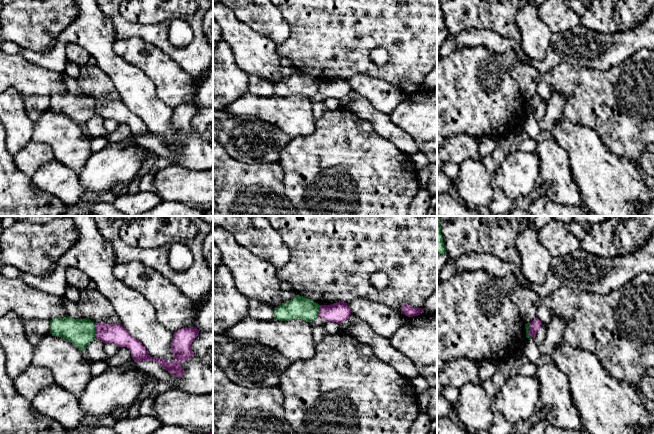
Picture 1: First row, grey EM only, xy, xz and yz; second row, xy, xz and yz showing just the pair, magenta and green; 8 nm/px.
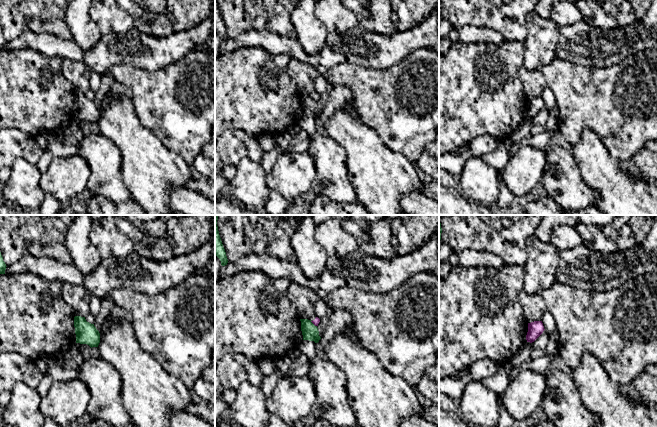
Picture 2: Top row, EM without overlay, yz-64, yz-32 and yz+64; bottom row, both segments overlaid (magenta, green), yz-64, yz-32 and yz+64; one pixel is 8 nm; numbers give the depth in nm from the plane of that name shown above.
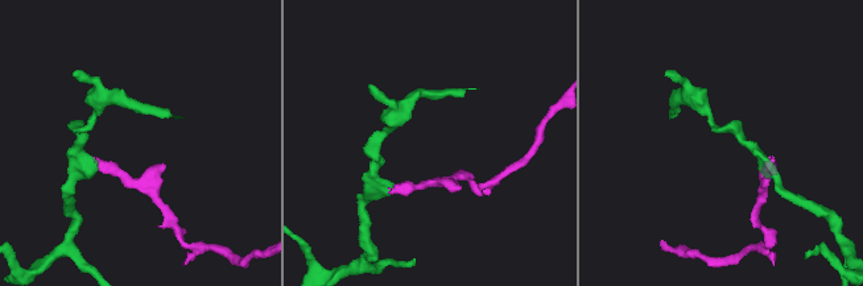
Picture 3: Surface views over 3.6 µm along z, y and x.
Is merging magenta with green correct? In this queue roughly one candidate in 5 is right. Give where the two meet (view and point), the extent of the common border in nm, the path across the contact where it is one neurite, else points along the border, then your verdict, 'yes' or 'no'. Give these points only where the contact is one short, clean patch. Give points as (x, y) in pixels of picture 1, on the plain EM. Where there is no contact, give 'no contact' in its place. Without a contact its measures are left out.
meets magenta in xy at (95, 106); contact 120 nm long; border along xy (94, 99), (94, 111), (96, 113); no

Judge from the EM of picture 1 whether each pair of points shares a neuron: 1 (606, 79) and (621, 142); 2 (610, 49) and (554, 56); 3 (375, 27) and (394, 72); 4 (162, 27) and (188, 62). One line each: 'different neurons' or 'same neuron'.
1: same neuron
2: same neuron
3: same neuron
4: same neuron

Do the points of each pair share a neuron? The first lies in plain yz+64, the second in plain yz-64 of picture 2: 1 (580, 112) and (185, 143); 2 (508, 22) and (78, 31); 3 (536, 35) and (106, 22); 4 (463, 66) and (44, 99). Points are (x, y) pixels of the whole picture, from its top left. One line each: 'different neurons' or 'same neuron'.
1: same neuron
2: different neurons
3: different neurons
4: same neuron

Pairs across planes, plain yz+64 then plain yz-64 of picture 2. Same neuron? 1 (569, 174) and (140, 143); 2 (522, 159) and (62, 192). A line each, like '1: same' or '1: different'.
1: different
2: same

